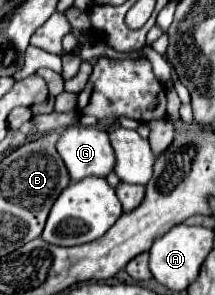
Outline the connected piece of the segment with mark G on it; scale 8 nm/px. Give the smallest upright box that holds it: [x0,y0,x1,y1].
[56,125,114,183]

